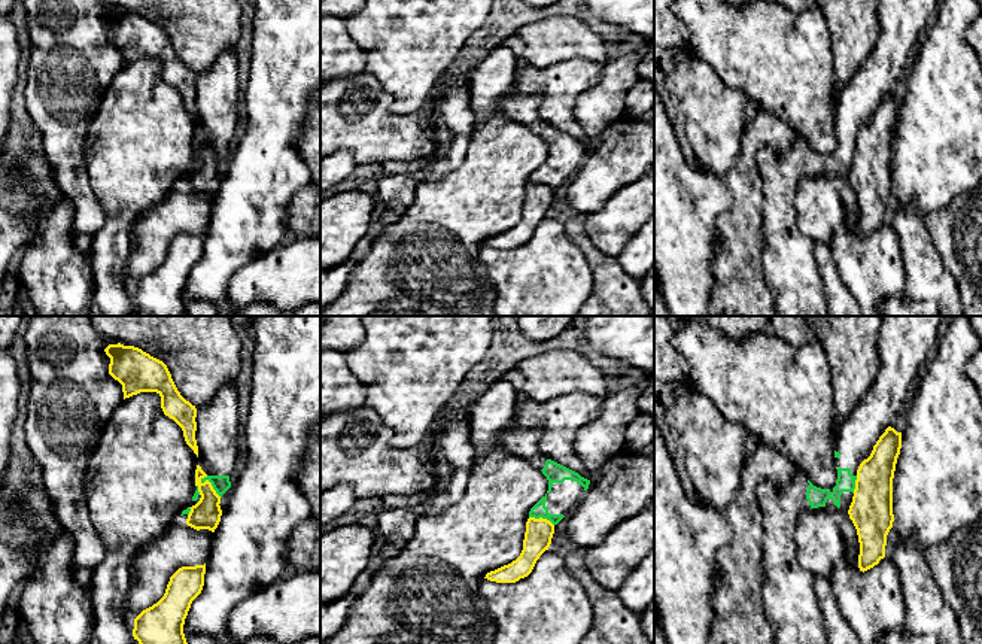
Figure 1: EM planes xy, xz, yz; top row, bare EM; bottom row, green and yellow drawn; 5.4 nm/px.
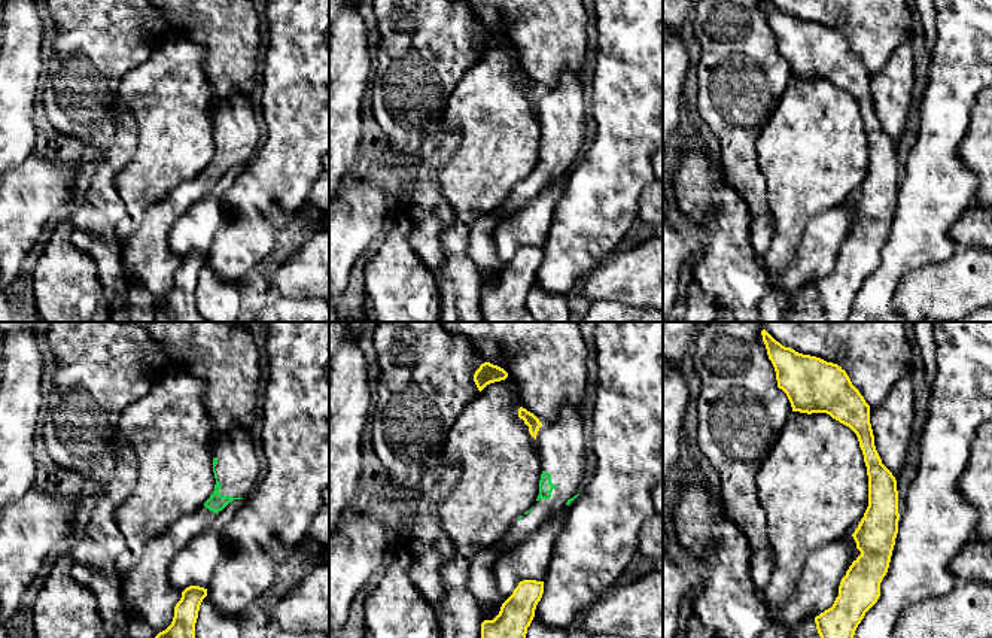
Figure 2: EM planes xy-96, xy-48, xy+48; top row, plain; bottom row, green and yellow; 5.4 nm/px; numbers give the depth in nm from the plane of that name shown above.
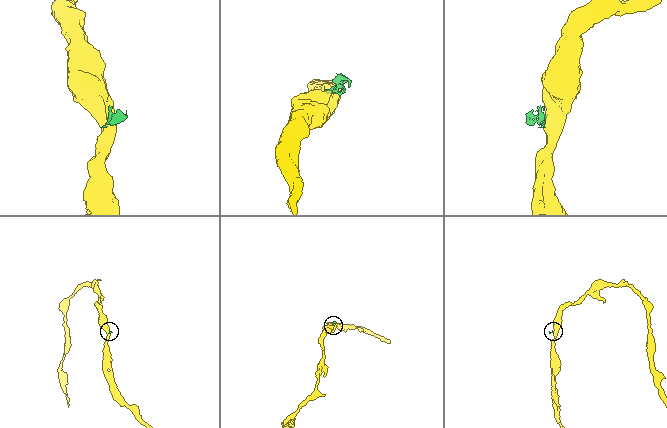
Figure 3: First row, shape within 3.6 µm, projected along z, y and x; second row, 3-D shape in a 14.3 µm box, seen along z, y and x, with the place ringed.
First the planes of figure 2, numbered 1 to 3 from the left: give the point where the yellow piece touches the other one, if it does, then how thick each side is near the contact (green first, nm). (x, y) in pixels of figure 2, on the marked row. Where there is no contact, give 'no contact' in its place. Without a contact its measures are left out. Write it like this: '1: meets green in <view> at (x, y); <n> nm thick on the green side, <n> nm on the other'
1: no contact
2: no contact
3: no contact

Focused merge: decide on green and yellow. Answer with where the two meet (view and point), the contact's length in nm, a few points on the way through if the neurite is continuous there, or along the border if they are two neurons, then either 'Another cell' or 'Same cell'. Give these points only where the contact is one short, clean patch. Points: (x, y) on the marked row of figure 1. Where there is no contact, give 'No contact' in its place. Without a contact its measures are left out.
Touches green at xy (212, 485). Shared border 160 nm. Boundary: xy (200, 479), (207, 480), (221, 497). Another cell

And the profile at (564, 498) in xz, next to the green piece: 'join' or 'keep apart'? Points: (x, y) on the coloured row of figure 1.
join

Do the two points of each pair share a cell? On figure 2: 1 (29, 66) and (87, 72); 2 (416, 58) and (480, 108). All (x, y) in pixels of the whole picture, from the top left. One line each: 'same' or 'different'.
1: different
2: different

